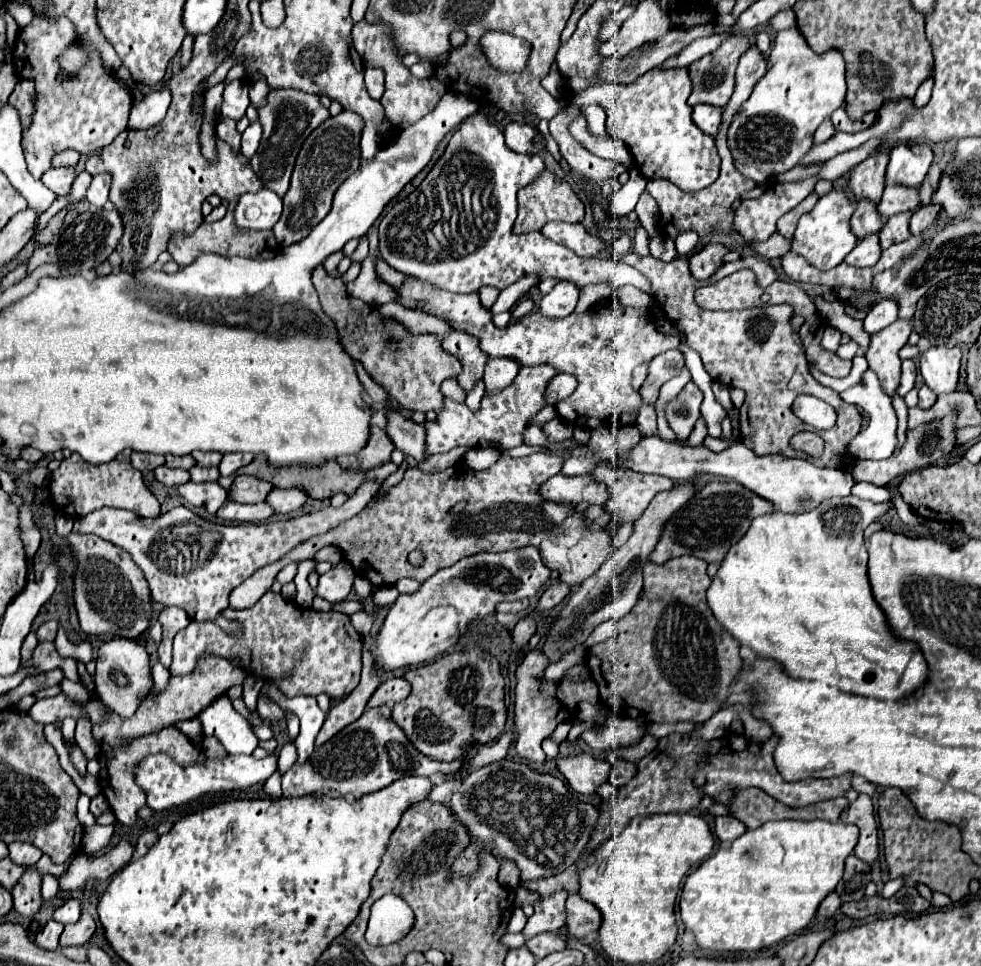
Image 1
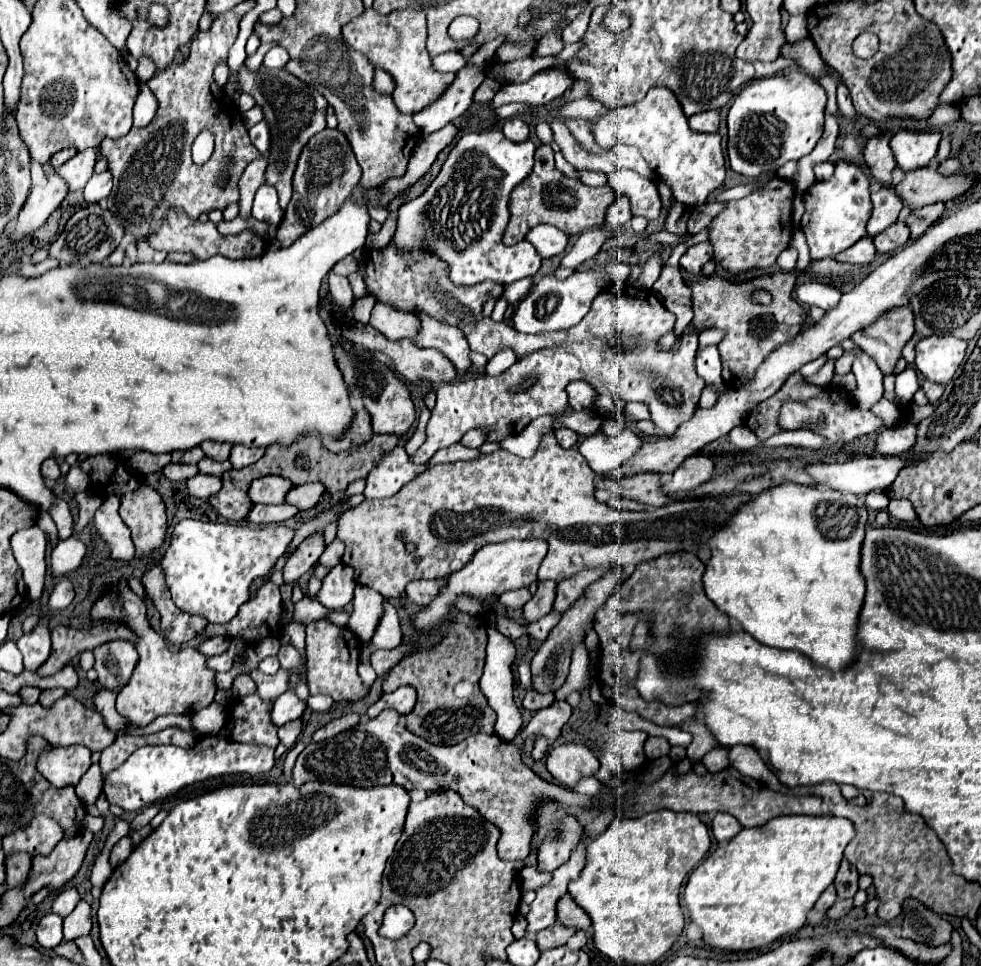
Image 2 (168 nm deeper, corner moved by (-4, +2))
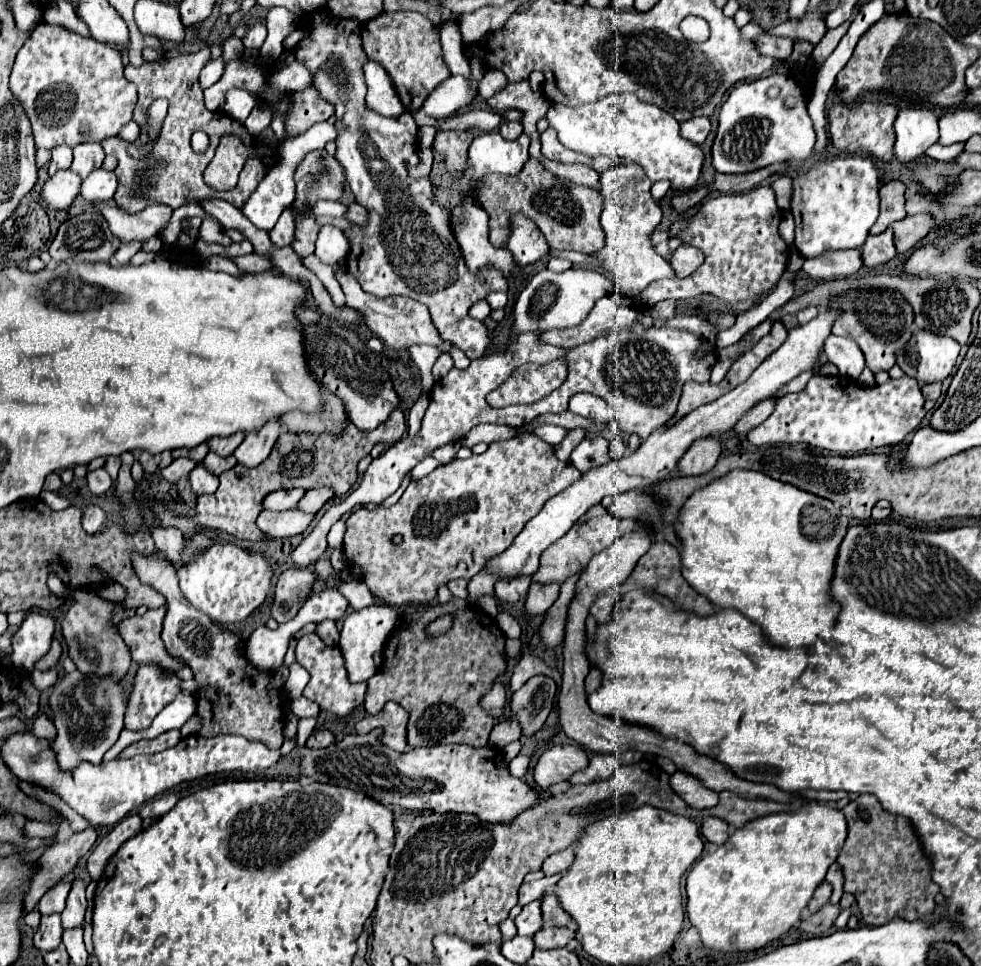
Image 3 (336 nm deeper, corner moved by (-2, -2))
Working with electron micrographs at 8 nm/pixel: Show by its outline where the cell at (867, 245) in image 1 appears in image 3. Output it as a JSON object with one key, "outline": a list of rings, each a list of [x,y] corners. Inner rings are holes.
{"outline":[[[858,249],[848,251],[824,251],[820,257],[806,259],[802,271],[814,279],[840,279],[858,273],[862,257]]]}

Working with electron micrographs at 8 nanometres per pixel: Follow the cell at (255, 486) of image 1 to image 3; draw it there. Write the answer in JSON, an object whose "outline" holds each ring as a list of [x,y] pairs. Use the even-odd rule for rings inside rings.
{"outline":[[[288,489],[288,491],[274,491],[274,495],[266,497],[264,507],[270,511],[286,511],[294,509],[298,501],[304,497],[304,489]]]}

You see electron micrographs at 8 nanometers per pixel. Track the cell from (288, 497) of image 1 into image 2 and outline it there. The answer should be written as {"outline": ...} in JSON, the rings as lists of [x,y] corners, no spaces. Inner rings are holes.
{"outline":[[[306,483],[306,485],[292,487],[286,493],[286,501],[292,503],[294,507],[298,507],[298,509],[312,509],[318,503],[322,493],[324,493],[322,483]]]}

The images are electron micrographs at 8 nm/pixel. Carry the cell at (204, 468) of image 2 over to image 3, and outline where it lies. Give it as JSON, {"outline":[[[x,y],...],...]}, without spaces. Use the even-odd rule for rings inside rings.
{"outline":[[[210,451],[210,453],[206,455],[204,463],[206,463],[206,469],[208,469],[208,471],[212,471],[214,475],[220,475],[222,471],[234,467],[234,465],[236,465],[236,459],[234,459],[234,455],[230,455],[230,457],[220,457],[220,455],[216,455],[216,453]]]}

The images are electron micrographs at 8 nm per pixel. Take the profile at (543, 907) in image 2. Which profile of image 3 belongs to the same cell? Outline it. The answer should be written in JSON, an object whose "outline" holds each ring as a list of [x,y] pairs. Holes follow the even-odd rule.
{"outline":[[[532,901],[522,907],[522,913],[514,919],[518,935],[532,937],[536,931],[542,929],[542,913],[538,911],[538,901]]]}

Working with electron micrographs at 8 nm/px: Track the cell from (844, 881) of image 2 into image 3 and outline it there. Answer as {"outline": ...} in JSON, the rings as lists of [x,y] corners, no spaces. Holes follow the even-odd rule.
{"outline":[[[832,863],[828,873],[826,873],[826,881],[832,885],[832,895],[830,895],[830,903],[838,905],[840,897],[842,897],[842,869],[838,867],[838,863]]]}

